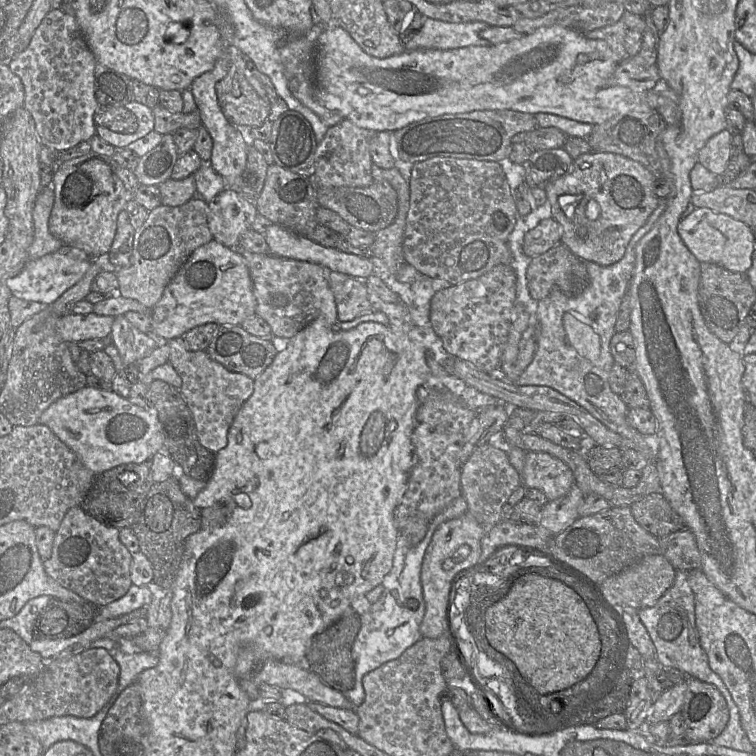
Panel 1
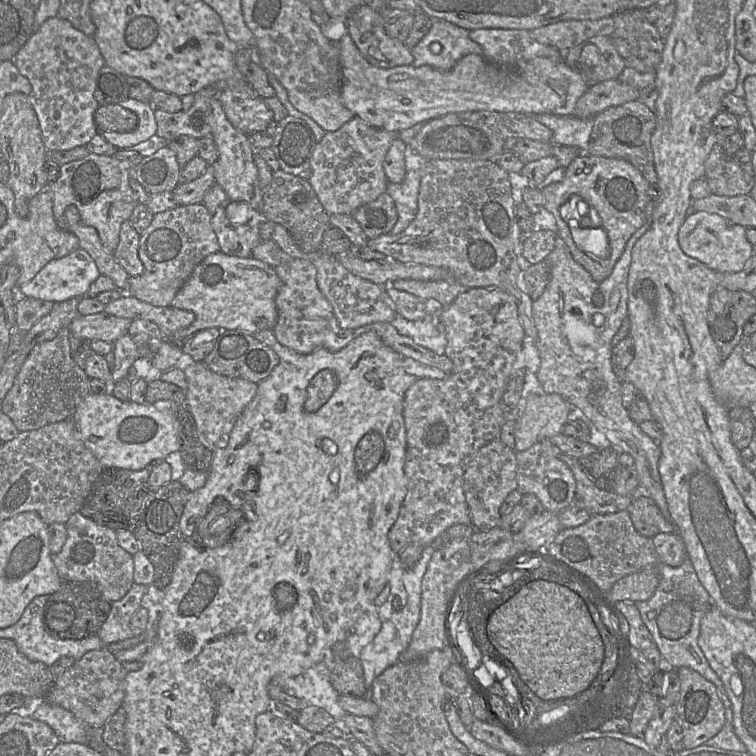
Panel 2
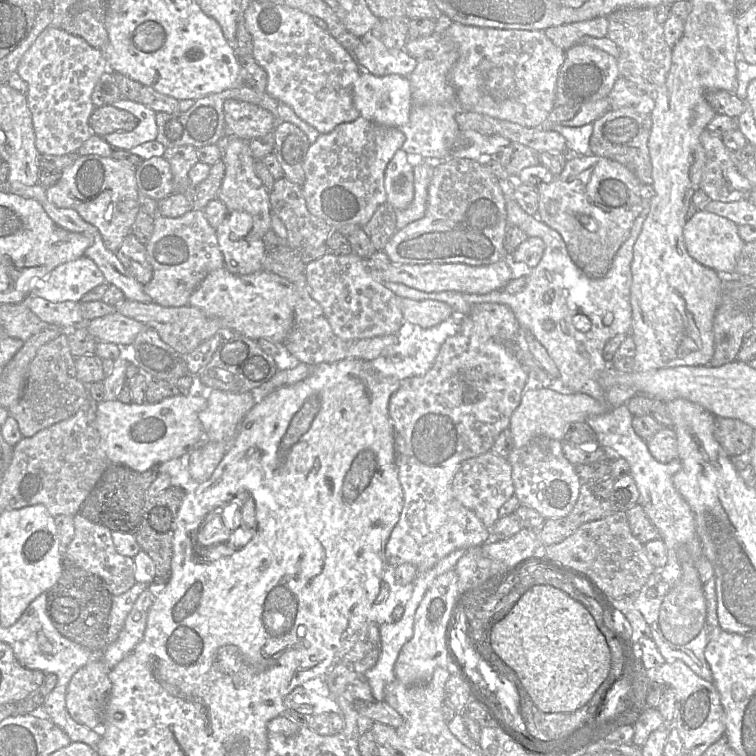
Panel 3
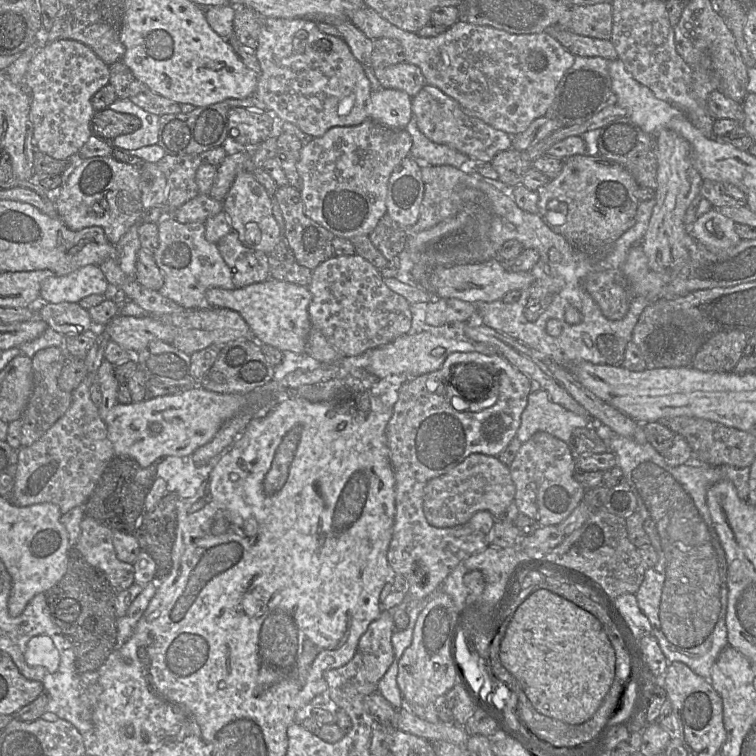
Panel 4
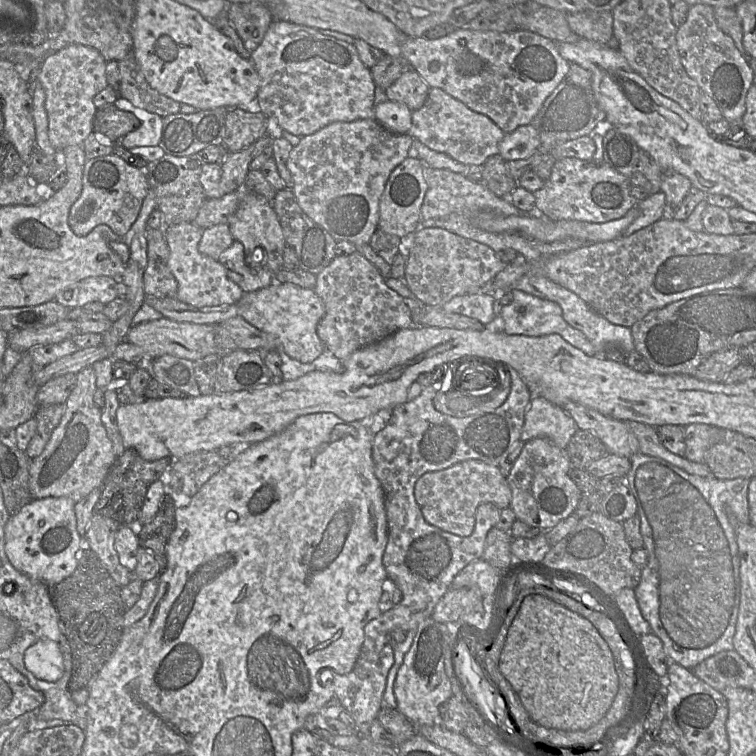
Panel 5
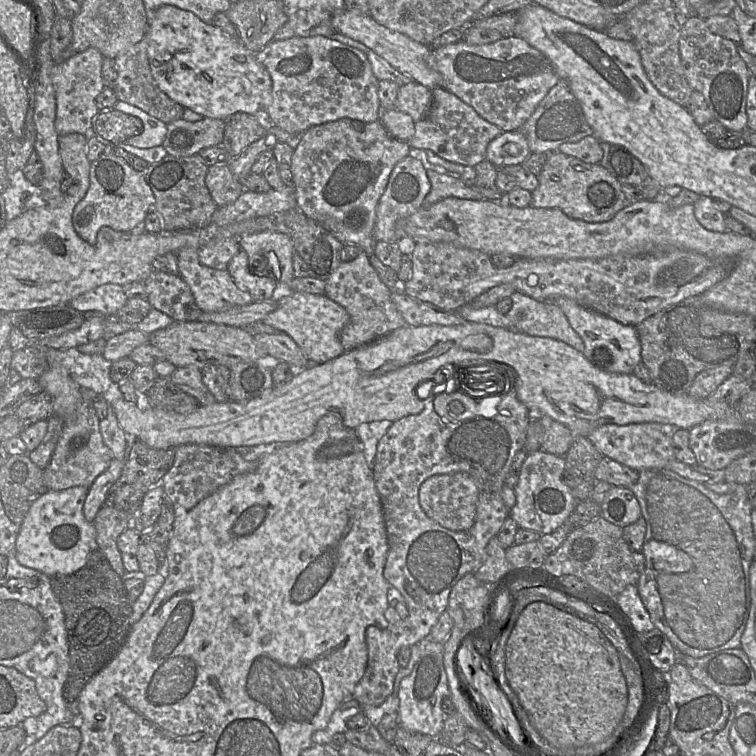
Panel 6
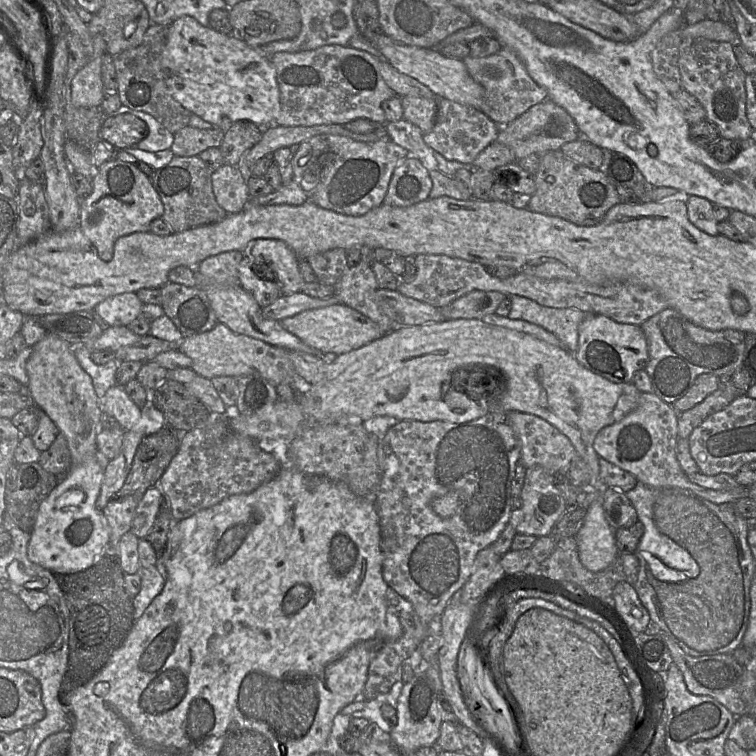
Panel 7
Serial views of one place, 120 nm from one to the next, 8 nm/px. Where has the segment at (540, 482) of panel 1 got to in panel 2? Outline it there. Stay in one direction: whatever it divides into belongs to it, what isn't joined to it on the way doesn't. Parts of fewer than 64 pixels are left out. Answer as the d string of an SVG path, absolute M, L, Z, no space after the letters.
M548 441L535 443L529 449L516 452L517 490L521 494L534 494L545 511L560 513L574 503L576 482L569 467L560 459L561 451Z

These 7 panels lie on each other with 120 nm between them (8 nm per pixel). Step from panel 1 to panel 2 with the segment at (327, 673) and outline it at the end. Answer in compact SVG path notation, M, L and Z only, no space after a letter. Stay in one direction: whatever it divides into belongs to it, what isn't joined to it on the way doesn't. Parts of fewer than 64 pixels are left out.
M345 641L333 645L327 651L323 662L329 670L332 686L340 695L364 698L366 688L361 663L358 658L350 653Z

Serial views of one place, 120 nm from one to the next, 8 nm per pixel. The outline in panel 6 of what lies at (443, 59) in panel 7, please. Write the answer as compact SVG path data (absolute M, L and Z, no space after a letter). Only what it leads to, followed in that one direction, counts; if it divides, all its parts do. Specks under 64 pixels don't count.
M345 8L332 18L335 32L359 41L384 58L392 67L409 76L412 80L433 90L442 87L442 76L435 69L435 57L431 45L414 41L405 34L388 29L376 22L370 14Z

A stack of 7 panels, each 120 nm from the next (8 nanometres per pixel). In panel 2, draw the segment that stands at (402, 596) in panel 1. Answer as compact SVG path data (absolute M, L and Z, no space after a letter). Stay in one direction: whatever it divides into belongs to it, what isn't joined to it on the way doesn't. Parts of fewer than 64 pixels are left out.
M456 524L451 526L437 537L429 546L424 547L422 556L414 567L404 570L402 582L407 593L406 604L399 611L394 611L388 620L382 622L379 632L370 643L361 649L361 653L358 657L362 666L366 688L364 696L365 699L371 700L372 683L374 679L388 667L398 662L400 654L408 647L411 641L412 634L420 620L422 579L433 553L454 539L465 539L469 541L474 531L476 530L472 525Z

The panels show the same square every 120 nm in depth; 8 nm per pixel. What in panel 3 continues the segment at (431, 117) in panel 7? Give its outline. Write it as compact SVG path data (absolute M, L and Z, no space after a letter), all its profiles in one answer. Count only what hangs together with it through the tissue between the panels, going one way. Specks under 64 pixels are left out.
M371 32L360 38L352 54L359 65L378 77L390 74L409 77L417 65L417 60L405 49L389 49Z

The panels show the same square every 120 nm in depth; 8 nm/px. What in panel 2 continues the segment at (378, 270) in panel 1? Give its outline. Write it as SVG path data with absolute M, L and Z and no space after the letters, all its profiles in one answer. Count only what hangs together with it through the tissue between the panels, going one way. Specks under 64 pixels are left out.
M435 300L426 302L426 315L421 320L409 321L396 314L391 324L404 336L410 337L417 345L437 355L445 355L447 345L445 328L440 320L442 306Z

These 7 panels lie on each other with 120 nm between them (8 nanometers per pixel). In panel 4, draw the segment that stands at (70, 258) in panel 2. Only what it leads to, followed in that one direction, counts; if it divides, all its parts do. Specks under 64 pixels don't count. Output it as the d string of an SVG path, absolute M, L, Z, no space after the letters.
M86 265L64 276L43 281L39 303L78 303L83 298L106 292L108 281L98 265Z

